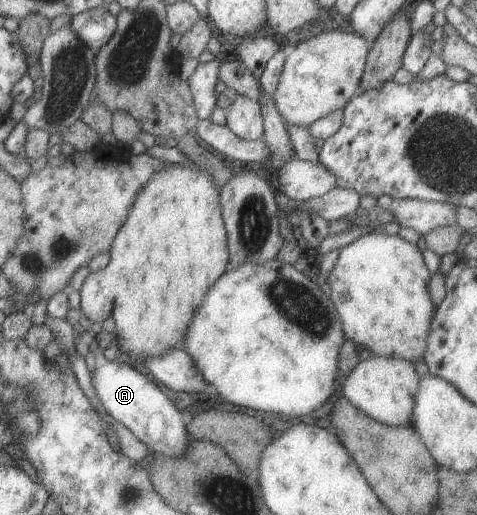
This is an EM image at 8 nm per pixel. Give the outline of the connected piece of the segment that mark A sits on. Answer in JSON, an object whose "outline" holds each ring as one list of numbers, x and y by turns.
{"outline":[[107,359,104,364,95,368,90,377,94,393,106,413,142,442,148,453,159,453,166,457,184,454,188,440,191,439,186,432,187,419,152,380,148,380,128,365]]}

